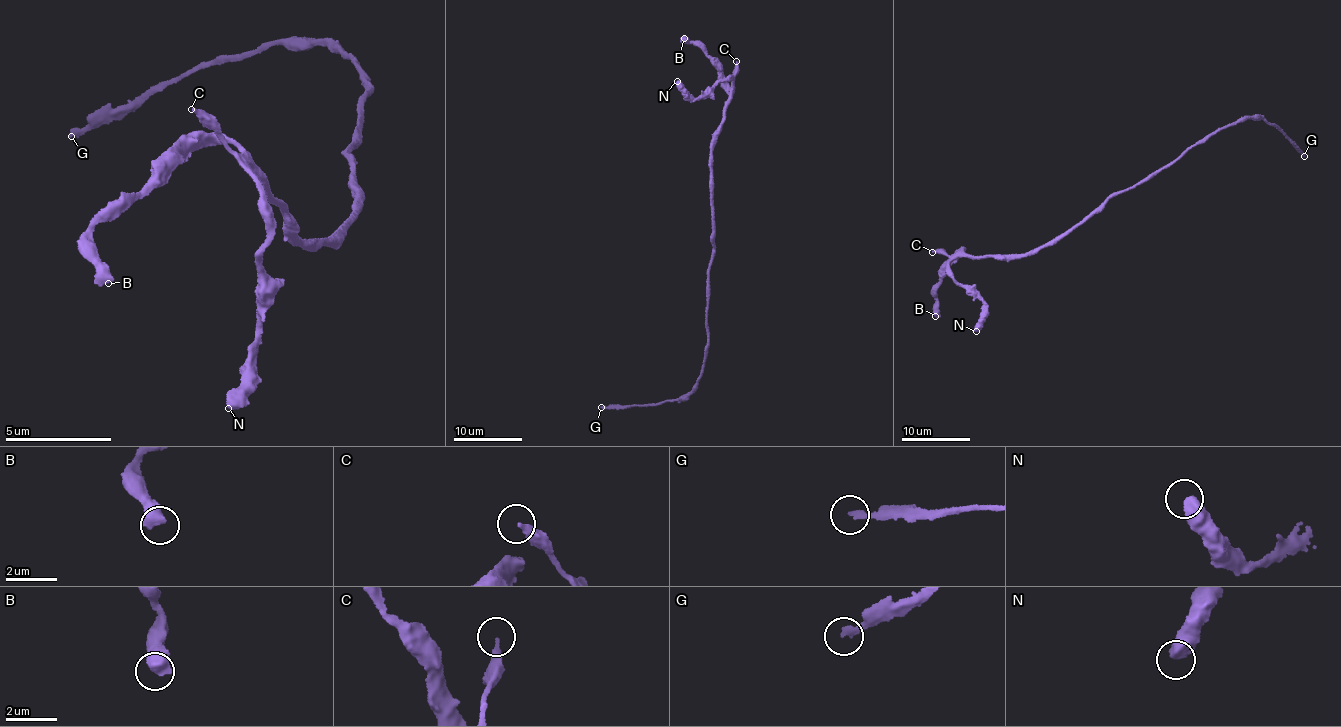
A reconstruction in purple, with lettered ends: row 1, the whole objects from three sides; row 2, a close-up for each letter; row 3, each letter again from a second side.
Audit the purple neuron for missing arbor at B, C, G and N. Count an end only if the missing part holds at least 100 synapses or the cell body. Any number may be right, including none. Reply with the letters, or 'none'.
G

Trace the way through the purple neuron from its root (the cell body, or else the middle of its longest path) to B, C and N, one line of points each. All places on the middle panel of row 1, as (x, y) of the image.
B: (713, 247), (711, 150), (724, 106), (732, 93), (712, 58), (684, 38)
C: (713, 247), (711, 150), (731, 93), (736, 61)
N: (713, 247), (711, 150), (733, 79), (727, 77), (696, 98), (685, 93), (677, 81)

